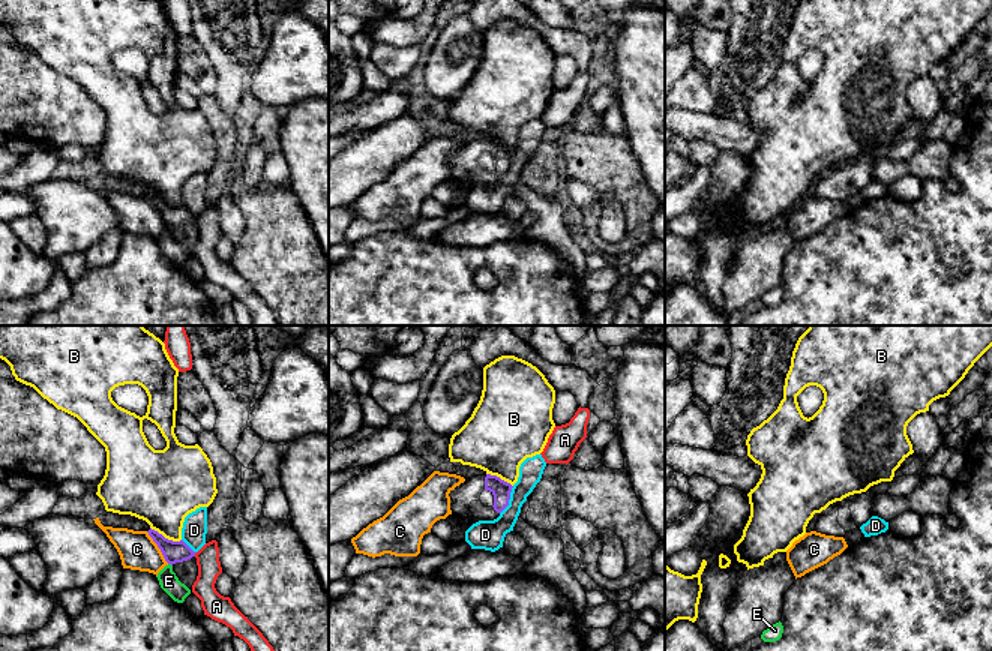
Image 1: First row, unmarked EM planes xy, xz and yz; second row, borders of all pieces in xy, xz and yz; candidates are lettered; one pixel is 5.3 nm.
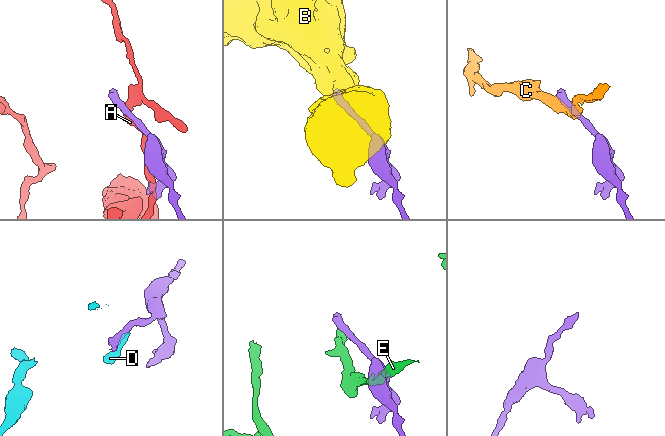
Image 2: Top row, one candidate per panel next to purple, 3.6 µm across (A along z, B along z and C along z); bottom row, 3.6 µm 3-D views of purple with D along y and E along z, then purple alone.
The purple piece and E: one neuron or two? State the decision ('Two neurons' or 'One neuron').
Two neurons

